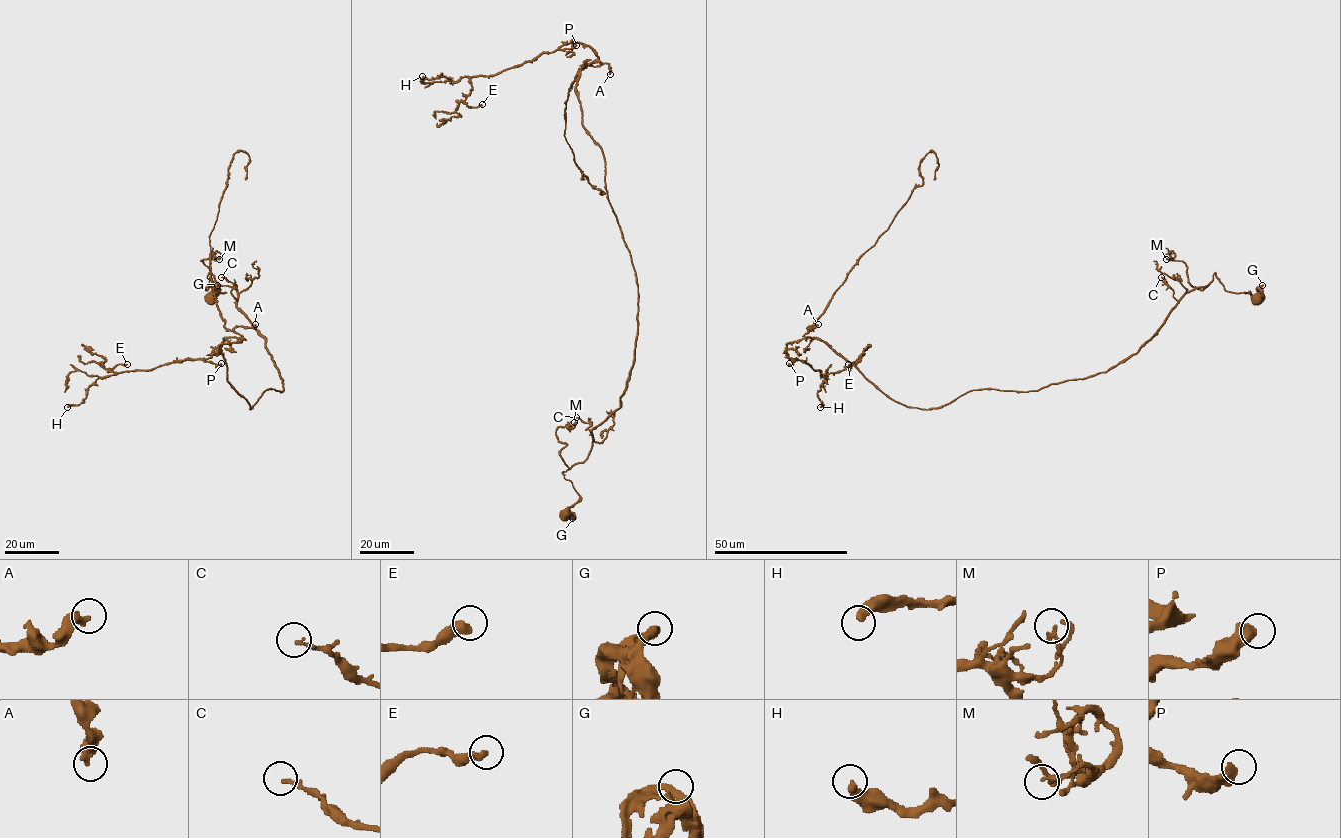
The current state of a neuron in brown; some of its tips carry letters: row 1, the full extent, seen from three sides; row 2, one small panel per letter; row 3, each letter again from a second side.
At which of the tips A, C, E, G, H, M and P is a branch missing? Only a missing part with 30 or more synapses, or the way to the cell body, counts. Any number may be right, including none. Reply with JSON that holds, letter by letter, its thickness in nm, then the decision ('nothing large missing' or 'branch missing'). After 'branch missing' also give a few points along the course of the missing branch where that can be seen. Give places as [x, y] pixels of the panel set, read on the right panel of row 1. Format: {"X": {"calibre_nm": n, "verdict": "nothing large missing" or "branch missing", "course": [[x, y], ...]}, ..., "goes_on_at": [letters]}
{"A": {"calibre_nm": 460, "verdict": "nothing large missing"}, "C": {"calibre_nm": 170, "verdict": "nothing large missing"}, "E": {"calibre_nm": 360, "verdict": "nothing large missing"}, "G": {"calibre_nm": 480, "verdict": "nothing large missing"}, "H": {"calibre_nm": 400, "verdict": "nothing large missing"}, "M": {"calibre_nm": 220, "verdict": "nothing large missing"}, "P": {"calibre_nm": 480, "verdict": "nothing large missing"}, "goes_on_at": []}

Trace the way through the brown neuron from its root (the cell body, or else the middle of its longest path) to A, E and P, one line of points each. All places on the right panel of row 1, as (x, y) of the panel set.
A: (1257, 296), (1226, 291), (1215, 273), (1105, 371), (973, 390), (928, 409), (889, 398), (804, 336), (818, 324)
E: (1257, 296), (1215, 273), (1105, 371), (928, 409), (821, 341), (787, 343), (822, 374), (848, 364)
P: (1257, 296), (1215, 273), (1105, 371), (928, 409), (816, 339), (787, 343), (789, 363)

